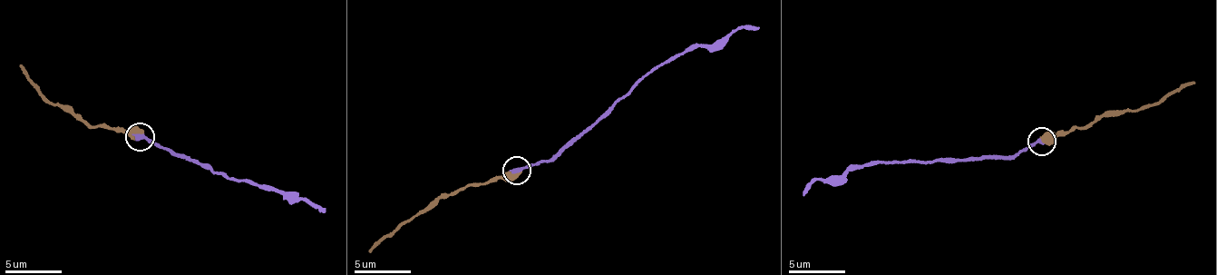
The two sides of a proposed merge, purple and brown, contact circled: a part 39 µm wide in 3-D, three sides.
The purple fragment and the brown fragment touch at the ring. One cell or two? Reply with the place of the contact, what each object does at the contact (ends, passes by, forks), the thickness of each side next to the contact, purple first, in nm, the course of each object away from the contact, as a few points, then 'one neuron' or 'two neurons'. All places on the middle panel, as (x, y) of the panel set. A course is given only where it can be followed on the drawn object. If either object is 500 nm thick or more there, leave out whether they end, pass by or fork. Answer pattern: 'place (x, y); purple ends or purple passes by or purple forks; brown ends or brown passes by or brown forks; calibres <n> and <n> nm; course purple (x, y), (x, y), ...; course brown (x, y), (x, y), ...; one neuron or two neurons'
place (517, 171); calibres 440 and 650 nm; course purple (516, 171), (546, 162), (642, 78), (666, 62), (699, 46), (718, 46), (738, 29), (757, 30); course brown (516, 171), (440, 193), (368, 250); one neuron

